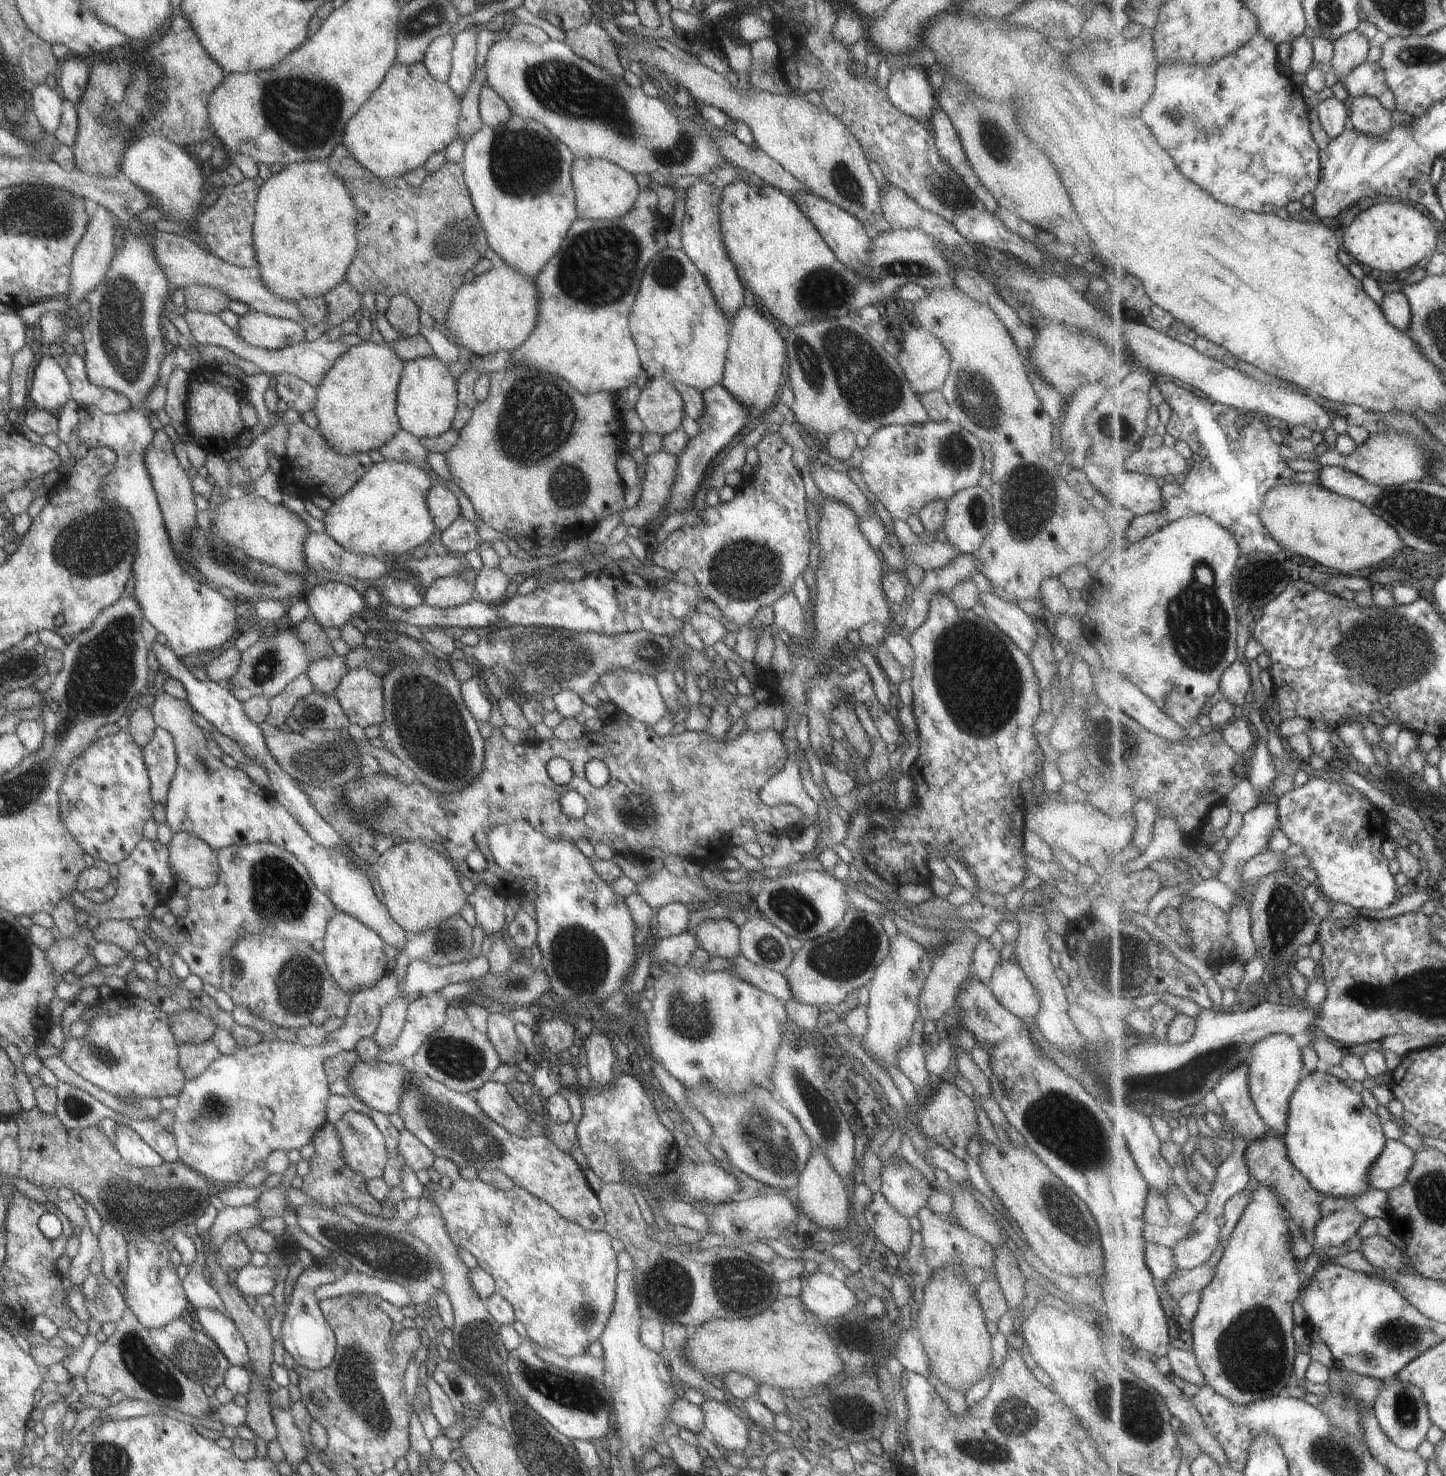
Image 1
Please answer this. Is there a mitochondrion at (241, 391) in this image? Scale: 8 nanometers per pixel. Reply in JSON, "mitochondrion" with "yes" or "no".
{"mitochondrion":"no"}

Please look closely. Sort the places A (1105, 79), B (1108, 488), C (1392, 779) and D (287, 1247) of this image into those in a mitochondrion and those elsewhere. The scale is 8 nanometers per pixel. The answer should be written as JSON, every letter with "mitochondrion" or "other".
{"A":"mitochondrion","B":"other","C":"other","D":"other"}

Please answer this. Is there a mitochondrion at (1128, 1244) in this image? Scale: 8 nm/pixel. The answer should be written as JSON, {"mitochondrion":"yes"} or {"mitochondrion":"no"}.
{"mitochondrion":"no"}

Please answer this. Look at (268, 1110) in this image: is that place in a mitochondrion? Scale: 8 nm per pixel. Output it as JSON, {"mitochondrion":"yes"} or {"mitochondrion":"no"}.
{"mitochondrion":"no"}

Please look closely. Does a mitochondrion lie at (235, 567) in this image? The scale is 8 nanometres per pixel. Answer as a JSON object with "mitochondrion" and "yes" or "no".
{"mitochondrion":"yes"}

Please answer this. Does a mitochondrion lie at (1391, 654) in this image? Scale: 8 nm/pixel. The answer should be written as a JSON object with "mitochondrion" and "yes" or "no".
{"mitochondrion":"yes"}

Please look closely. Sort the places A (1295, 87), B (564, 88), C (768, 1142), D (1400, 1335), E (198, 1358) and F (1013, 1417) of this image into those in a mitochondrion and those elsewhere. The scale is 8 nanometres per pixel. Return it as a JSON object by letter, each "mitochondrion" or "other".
{"A":"other","B":"mitochondrion","C":"mitochondrion","D":"mitochondrion","E":"mitochondrion","F":"mitochondrion"}

